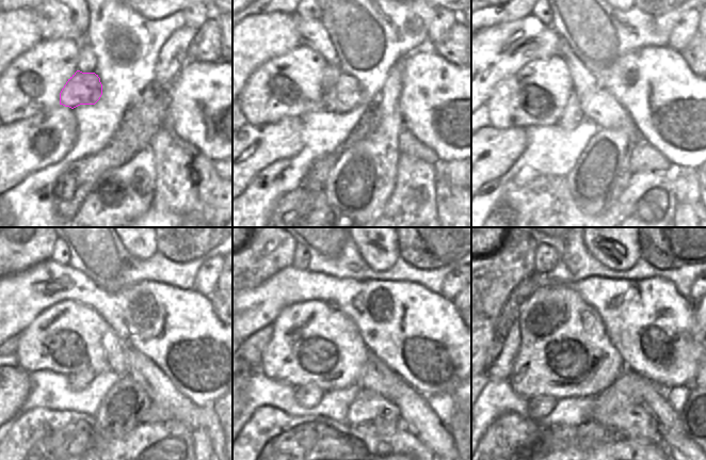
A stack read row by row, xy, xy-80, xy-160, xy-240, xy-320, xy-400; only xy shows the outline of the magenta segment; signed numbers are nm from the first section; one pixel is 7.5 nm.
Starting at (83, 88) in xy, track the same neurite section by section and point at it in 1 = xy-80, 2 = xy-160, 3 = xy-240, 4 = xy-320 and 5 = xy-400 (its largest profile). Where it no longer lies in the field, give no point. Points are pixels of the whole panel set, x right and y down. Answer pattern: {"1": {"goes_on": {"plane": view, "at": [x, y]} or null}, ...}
{"1": {"goes_on": {"plane": "xy-80", "at": [346, 95]}}, "2": {"goes_on": {"plane": "xy-160", "at": [598, 105]}}, "3": {"goes_on": {"plane": "xy-240", "at": [125, 361]}}, "4": {"goes_on": {"plane": "xy-320", "at": [416, 415]}}, "5": {"goes_on": {"plane": "xy-400", "at": [676, 444]}}}

